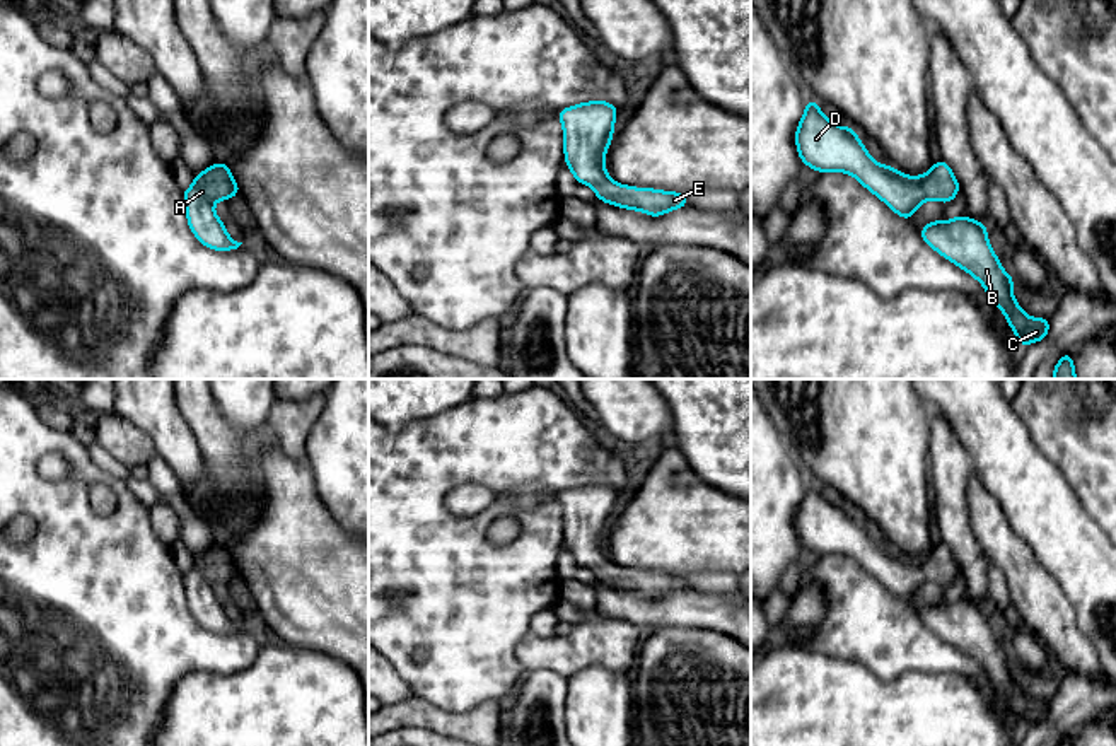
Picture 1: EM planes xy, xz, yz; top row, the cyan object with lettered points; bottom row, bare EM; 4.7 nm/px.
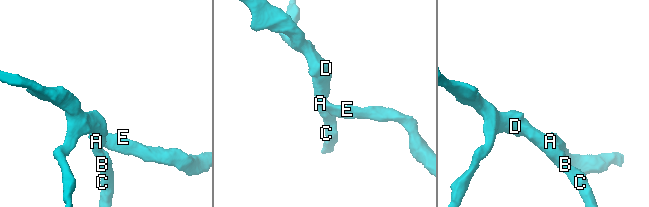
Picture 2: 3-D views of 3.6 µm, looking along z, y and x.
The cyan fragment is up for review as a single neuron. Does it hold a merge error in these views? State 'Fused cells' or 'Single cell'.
Single cell

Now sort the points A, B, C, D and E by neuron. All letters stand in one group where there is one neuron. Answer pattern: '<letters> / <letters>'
A B C D E

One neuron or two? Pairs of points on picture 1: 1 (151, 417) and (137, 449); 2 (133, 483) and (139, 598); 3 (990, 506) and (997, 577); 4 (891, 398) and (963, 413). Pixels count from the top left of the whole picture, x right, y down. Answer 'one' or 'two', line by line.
1: two
2: two
3: two
4: two

